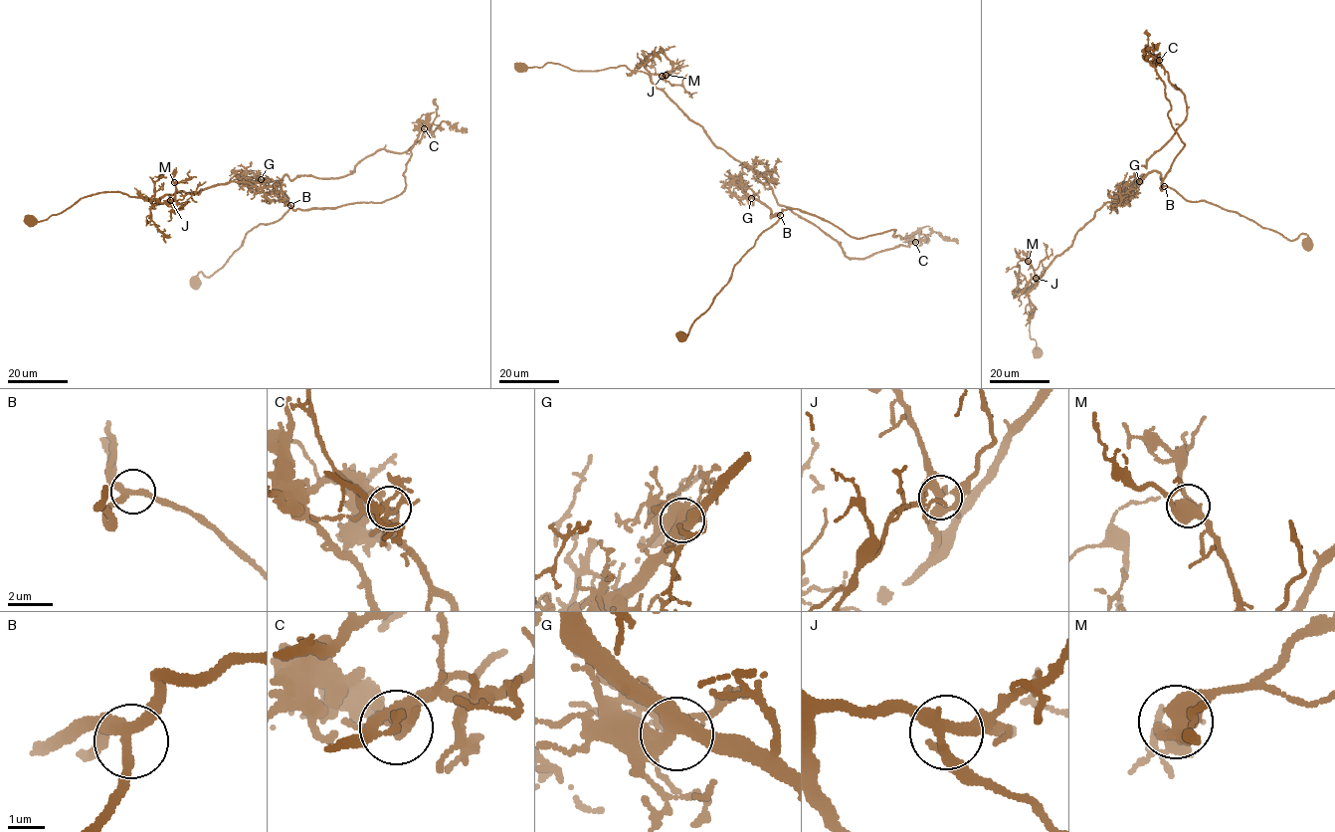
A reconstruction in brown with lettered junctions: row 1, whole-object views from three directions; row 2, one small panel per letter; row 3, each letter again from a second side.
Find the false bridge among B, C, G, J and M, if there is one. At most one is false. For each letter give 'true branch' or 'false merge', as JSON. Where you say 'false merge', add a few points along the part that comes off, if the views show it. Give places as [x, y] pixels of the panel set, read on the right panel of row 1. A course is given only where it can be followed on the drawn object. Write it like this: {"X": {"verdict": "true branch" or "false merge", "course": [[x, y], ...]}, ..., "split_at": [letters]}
{"B": {"verdict": "true branch"}, "C": {"verdict": "false merge", "course": [[1159, 60], [1154, 64], [1170, 122], [1184, 146], [1161, 189], [1238, 212], [1292, 240], [1306, 234], [1309, 251]]}, "G": {"verdict": "true branch"}, "J": {"verdict": "true branch"}, "M": {"verdict": "true branch"}, "split_at": ["C"]}

